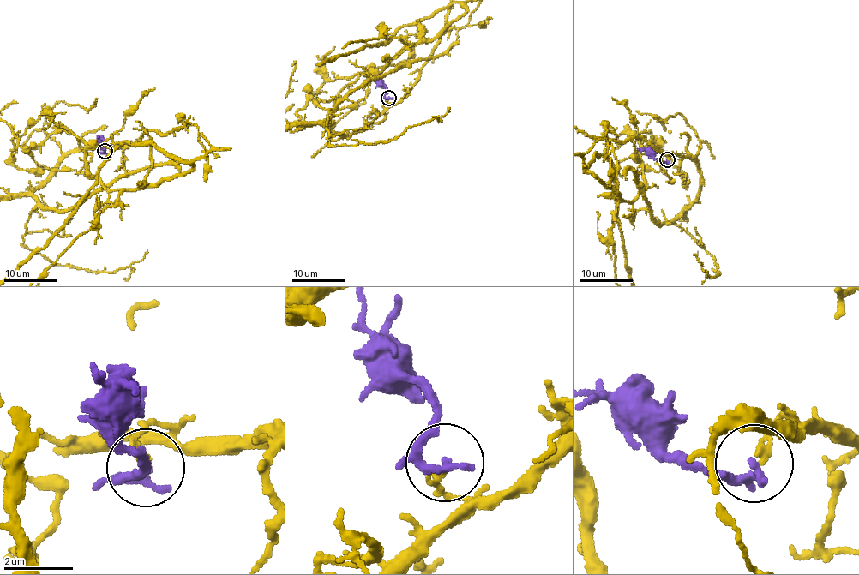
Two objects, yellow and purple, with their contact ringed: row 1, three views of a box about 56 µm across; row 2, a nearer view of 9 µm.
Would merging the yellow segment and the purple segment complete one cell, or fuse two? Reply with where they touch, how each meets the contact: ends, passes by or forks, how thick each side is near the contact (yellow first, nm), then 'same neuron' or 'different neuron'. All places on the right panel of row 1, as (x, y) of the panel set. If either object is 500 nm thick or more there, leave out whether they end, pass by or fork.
place (667, 159); yellow ends; purple ends; calibres 180 and 260 nm; different neuron

